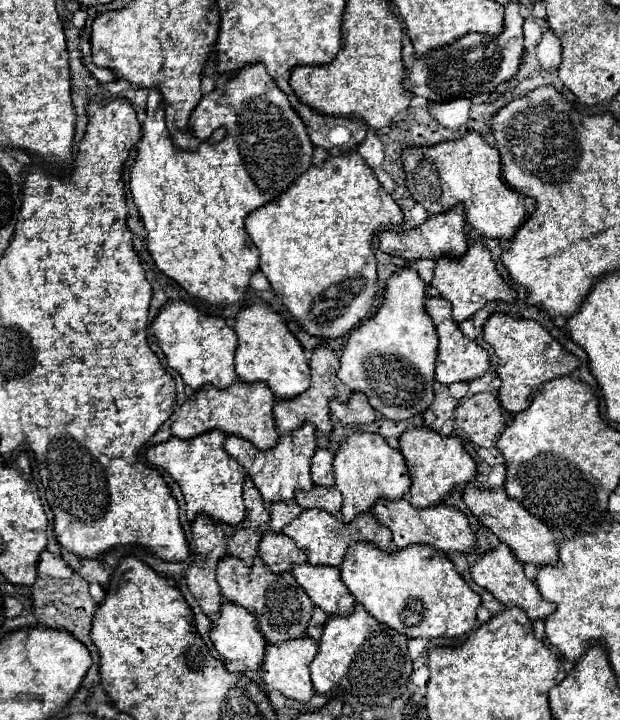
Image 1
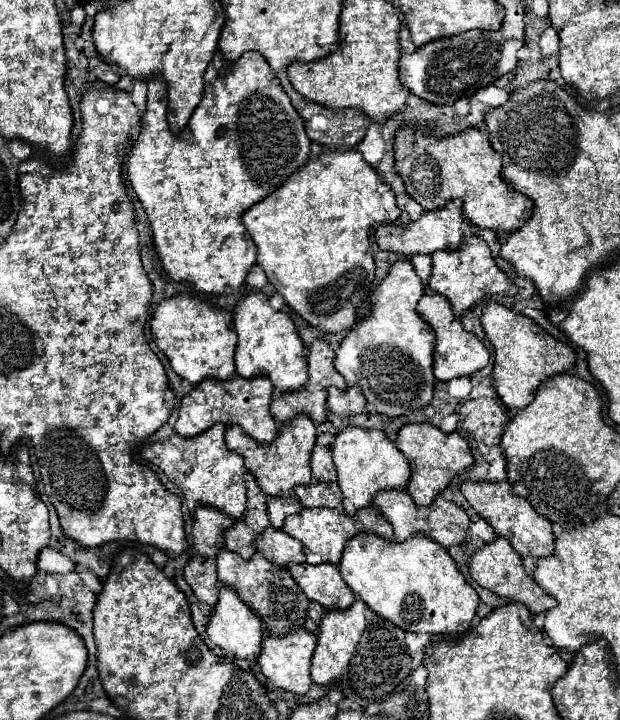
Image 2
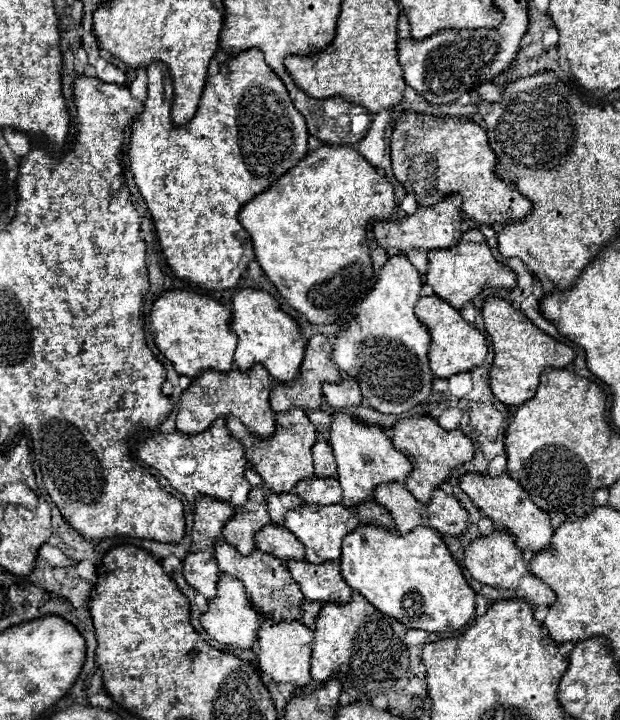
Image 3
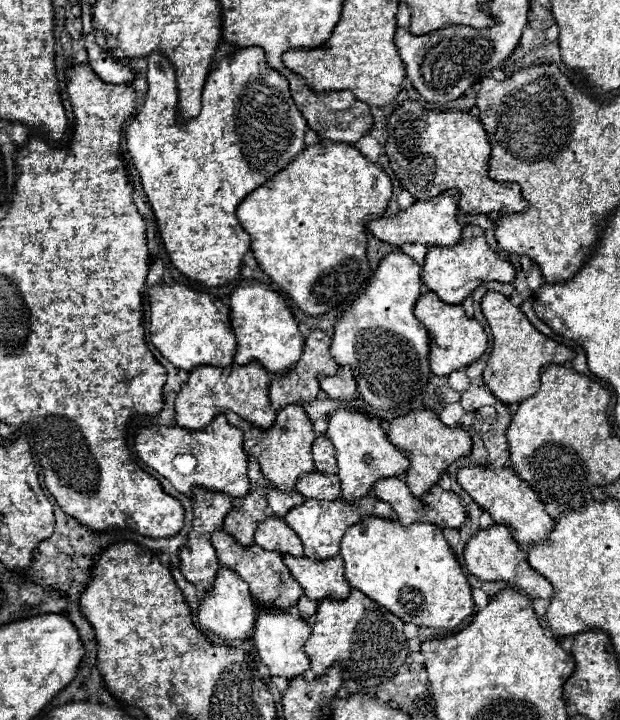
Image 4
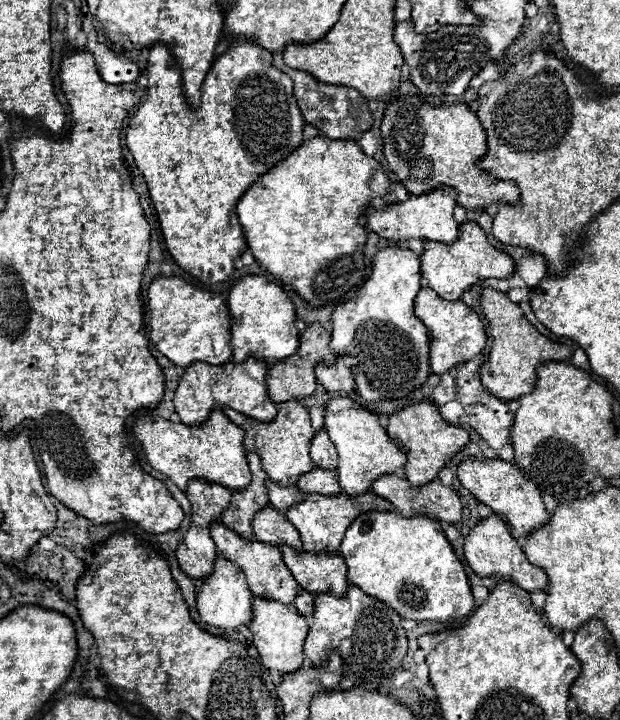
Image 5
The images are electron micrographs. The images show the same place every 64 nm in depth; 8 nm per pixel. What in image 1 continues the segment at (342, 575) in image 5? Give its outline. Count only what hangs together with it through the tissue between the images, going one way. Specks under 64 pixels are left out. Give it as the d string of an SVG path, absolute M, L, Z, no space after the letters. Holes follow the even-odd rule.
M292 566L292 576L306 590L316 606L326 614L348 616L354 612L356 600L340 580L340 572L330 566Z

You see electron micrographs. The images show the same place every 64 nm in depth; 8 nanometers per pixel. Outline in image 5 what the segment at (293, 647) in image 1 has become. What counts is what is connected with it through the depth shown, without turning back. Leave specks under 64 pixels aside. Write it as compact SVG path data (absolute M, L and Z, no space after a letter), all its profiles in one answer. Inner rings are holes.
M254 596L252 602L252 624L250 632L254 634L254 644L260 652L262 664L268 670L278 670L278 672L294 672L306 664L306 654L304 654L304 640L308 634L308 620L292 610L288 604L264 600L260 596Z

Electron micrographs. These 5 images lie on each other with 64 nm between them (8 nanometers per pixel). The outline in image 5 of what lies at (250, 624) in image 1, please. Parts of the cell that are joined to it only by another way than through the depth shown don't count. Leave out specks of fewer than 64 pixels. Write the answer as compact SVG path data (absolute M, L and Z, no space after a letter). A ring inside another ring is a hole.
M218 554L216 562L214 562L214 572L202 580L202 584L196 592L196 606L198 606L198 612L200 612L200 618L204 624L218 626L224 634L232 634L242 624L250 624L252 598L254 596L246 584L246 578L244 578L244 572L240 570L240 566L236 566L234 562L228 562L228 558Z

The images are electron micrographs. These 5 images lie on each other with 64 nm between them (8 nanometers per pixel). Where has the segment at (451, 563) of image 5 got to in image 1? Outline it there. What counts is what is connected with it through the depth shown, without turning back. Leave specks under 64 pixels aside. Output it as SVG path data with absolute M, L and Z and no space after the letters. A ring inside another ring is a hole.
M356 542L356 546L348 548L340 574L356 602L360 602L378 622L392 626L408 638L464 638L474 626L480 596L456 572L450 558L440 554L440 550L432 550L432 546L408 546L404 550L380 552L378 546L372 546L372 542Z

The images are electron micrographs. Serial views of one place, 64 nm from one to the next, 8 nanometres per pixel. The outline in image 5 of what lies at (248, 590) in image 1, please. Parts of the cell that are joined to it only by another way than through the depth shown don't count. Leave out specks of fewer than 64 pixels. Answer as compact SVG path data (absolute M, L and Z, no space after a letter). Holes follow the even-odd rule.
M220 520L212 522L210 534L214 538L214 544L216 544L218 552L224 558L232 560L234 564L238 564L242 568L242 572L246 574L246 582L248 582L248 586L250 586L250 590L252 590L254 596L276 600L276 602L282 602L282 604L292 604L294 602L296 592L300 590L300 586L298 586L298 582L294 582L292 572L282 562L280 548L268 546L268 544L258 542L258 540L240 538L240 534L236 534L234 530L228 530L228 526L224 526L224 522L220 522Z

